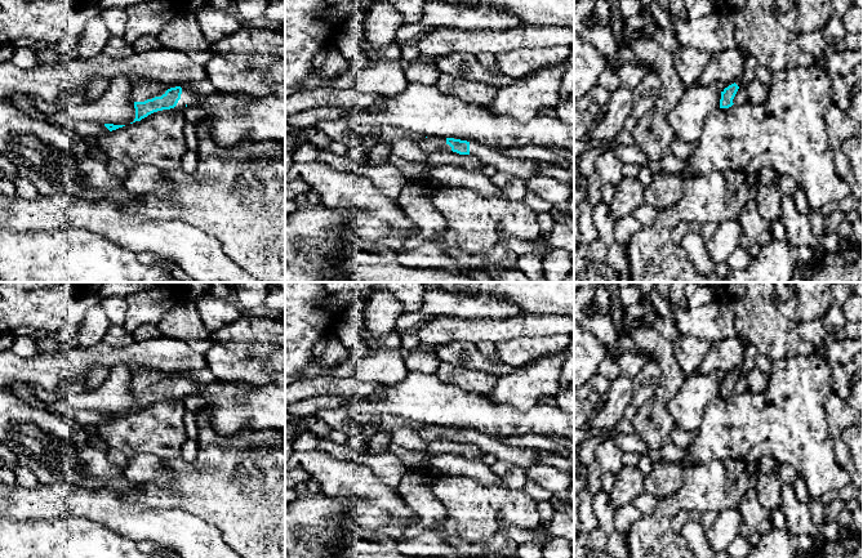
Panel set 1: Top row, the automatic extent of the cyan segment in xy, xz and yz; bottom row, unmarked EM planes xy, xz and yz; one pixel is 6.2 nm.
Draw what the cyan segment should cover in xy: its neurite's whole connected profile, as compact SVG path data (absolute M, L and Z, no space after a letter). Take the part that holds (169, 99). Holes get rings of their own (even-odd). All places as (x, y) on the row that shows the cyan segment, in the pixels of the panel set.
M143 80L132 89L132 99L135 108L135 121L141 121L148 115L163 110L184 111L187 106L195 106L199 101L199 93L184 85L168 85Z

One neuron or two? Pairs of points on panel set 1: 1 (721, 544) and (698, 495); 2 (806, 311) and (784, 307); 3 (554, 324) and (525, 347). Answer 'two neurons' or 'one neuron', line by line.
1: two neurons
2: two neurons
3: two neurons

